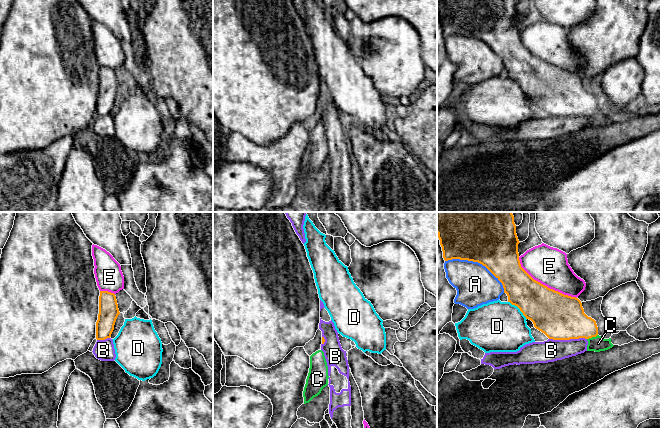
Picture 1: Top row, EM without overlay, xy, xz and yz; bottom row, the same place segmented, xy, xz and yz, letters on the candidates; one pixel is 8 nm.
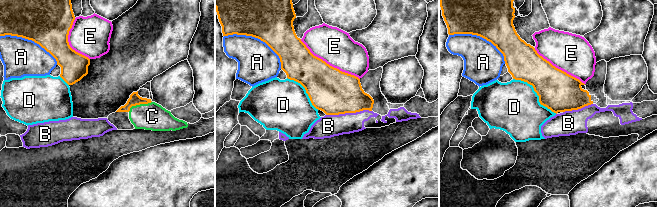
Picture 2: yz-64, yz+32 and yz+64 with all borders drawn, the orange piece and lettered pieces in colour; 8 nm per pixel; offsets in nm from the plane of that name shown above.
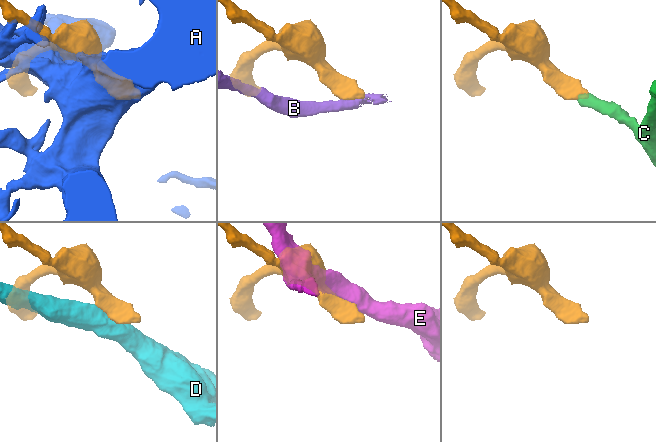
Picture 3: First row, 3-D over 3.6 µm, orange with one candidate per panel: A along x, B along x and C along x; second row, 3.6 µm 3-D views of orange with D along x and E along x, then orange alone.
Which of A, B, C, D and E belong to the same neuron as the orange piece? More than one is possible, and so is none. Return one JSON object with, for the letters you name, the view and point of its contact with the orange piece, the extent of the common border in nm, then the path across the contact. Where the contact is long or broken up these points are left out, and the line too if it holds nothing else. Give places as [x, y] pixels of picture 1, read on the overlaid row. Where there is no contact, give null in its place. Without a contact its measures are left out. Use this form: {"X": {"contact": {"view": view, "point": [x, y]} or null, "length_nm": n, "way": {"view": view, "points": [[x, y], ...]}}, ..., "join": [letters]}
{"C": {"contact": {"view": "yz", "point": [592, 336]}, "length_nm": 100, "way": {"view": "yz", "points": [[566, 320], [582, 326], [592, 336], [598, 343]]}}, "join": ["C"]}

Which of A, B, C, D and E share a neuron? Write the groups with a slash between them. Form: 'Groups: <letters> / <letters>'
Groups: A / B / C / D / E

